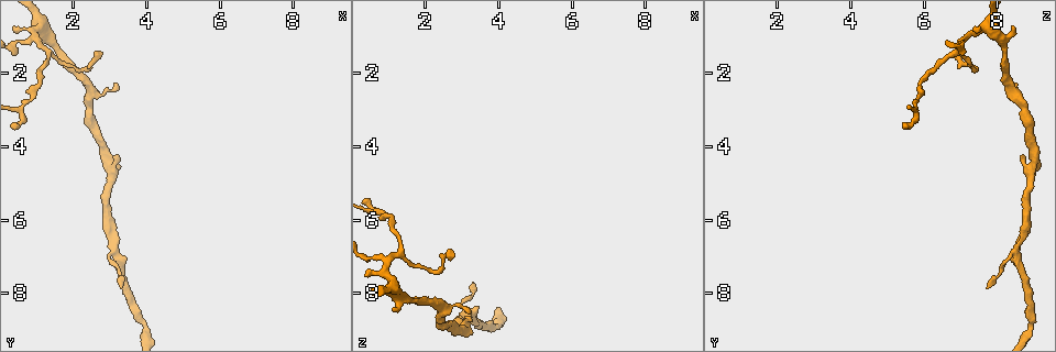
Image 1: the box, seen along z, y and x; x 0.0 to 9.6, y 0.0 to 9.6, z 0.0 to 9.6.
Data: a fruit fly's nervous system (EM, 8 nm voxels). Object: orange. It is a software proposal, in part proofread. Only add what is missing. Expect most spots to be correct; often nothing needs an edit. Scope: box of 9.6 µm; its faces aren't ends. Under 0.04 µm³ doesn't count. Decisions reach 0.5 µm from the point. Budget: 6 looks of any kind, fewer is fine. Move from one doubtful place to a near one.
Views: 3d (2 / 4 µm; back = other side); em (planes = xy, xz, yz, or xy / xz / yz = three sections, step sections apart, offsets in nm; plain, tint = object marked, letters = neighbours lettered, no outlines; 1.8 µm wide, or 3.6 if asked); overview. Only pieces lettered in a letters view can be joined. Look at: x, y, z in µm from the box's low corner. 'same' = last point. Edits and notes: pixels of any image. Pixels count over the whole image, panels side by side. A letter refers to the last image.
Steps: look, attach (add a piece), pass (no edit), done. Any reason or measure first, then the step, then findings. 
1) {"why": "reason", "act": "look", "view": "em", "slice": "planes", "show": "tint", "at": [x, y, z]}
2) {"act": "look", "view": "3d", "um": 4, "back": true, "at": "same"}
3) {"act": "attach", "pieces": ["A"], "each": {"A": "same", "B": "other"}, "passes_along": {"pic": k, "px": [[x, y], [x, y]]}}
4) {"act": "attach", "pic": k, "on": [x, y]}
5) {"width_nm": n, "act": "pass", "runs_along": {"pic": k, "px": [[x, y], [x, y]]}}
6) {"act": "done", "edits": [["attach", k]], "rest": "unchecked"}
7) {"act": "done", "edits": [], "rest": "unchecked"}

{"why": "tapers out", "act": "look", "view": "em", "slice": "xz", "step": 8, "show": "tint", "at": [3.15, 2.25, 8.40]}

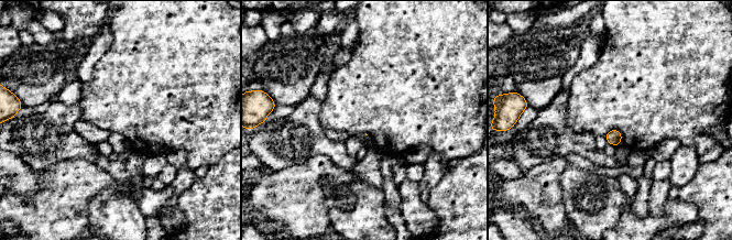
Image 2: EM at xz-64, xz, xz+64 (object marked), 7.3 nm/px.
{"act": "look", "view": "em", "slice": "planes", "show": "tint", "at": "same"}

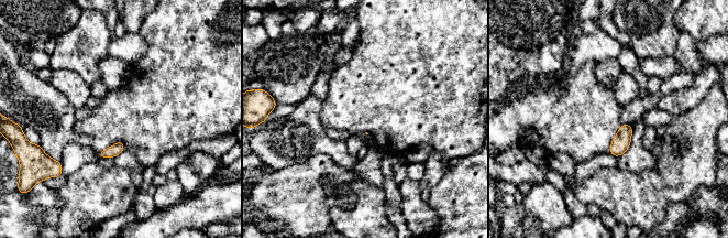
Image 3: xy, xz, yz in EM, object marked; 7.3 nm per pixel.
{"why": "see the neighbours", "act": "look", "view": "em", "slice": "planes", "show": "letters", "at": "same"}

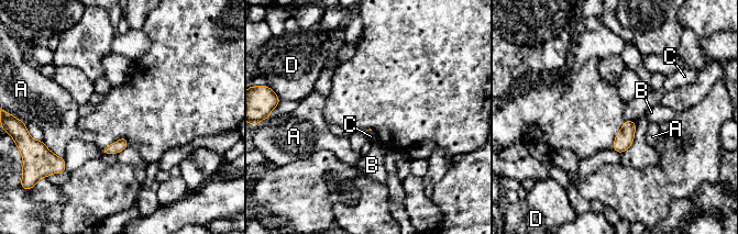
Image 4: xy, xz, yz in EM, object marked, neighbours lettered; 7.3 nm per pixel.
{"longest_contact_nm": ["A", 90], "act": "pass", "each": {"A": "other", "B": "other", "C": "other", "D": "other"}, "border": {"pic": 4, "px": [[626, 119], [635, 122]]}, "found": "no lettered piece goes on from it"}

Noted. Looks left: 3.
{"why": "tapers out", "act": "look", "view": "em", "slice": "planes", "show": "plain", "at": [3.25, 7.90, 7.70]}

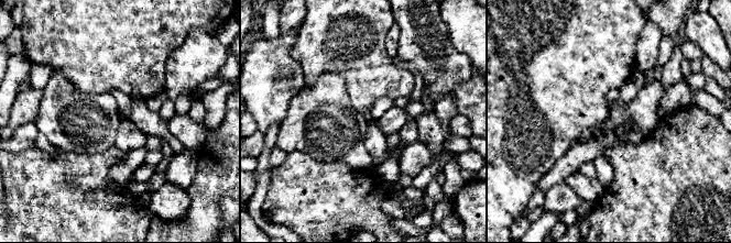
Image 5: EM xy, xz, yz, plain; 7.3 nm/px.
{"act": "look", "view": "em", "slice": "planes", "show": "letters", "at": "same"}

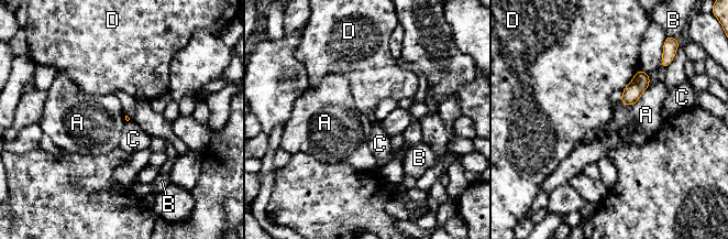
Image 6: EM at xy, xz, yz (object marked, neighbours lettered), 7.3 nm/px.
{"longest_contact_nm": ["A", 280], "act": "pass", "each": {"A": "other", "B": "other", "C": "other", "D": "other"}, "found": "no lettered piece goes on from it"}

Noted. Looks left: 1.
{"act": "done", "edits": [], "rest": "unchecked"}

